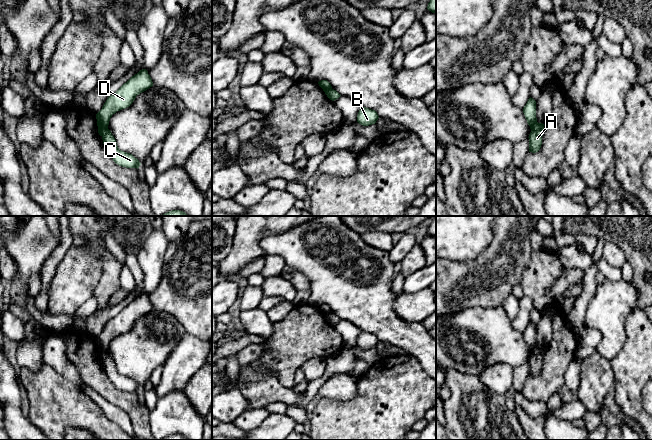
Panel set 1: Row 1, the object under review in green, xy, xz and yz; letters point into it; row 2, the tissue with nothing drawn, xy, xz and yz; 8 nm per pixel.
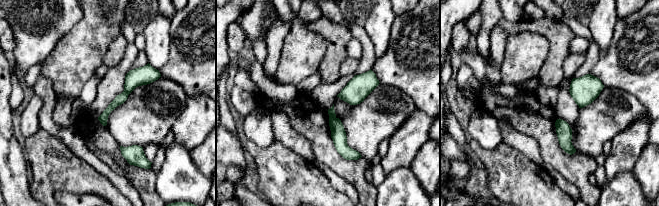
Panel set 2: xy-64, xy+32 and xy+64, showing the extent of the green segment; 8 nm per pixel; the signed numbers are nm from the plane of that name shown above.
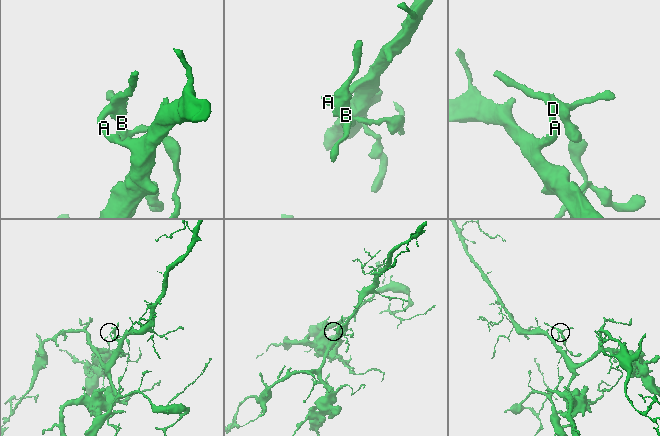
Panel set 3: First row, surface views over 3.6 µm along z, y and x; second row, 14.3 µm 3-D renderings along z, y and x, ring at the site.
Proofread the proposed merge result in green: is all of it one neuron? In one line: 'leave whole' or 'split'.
split

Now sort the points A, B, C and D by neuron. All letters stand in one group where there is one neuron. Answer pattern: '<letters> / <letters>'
A C / B D

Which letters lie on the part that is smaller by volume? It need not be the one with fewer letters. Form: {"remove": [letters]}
{"remove": ["B", "D"]}

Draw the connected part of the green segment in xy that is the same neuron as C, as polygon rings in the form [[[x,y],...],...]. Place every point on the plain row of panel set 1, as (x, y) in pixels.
[[[107,352],[106,356],[102,359],[104,371],[108,379],[119,390],[126,392],[139,392],[141,387],[132,378],[121,375],[116,367],[111,355]]]

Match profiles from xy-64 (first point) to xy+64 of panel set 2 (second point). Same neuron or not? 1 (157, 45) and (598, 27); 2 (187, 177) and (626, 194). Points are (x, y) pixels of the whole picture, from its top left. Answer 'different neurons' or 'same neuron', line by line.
1: same neuron
2: same neuron

